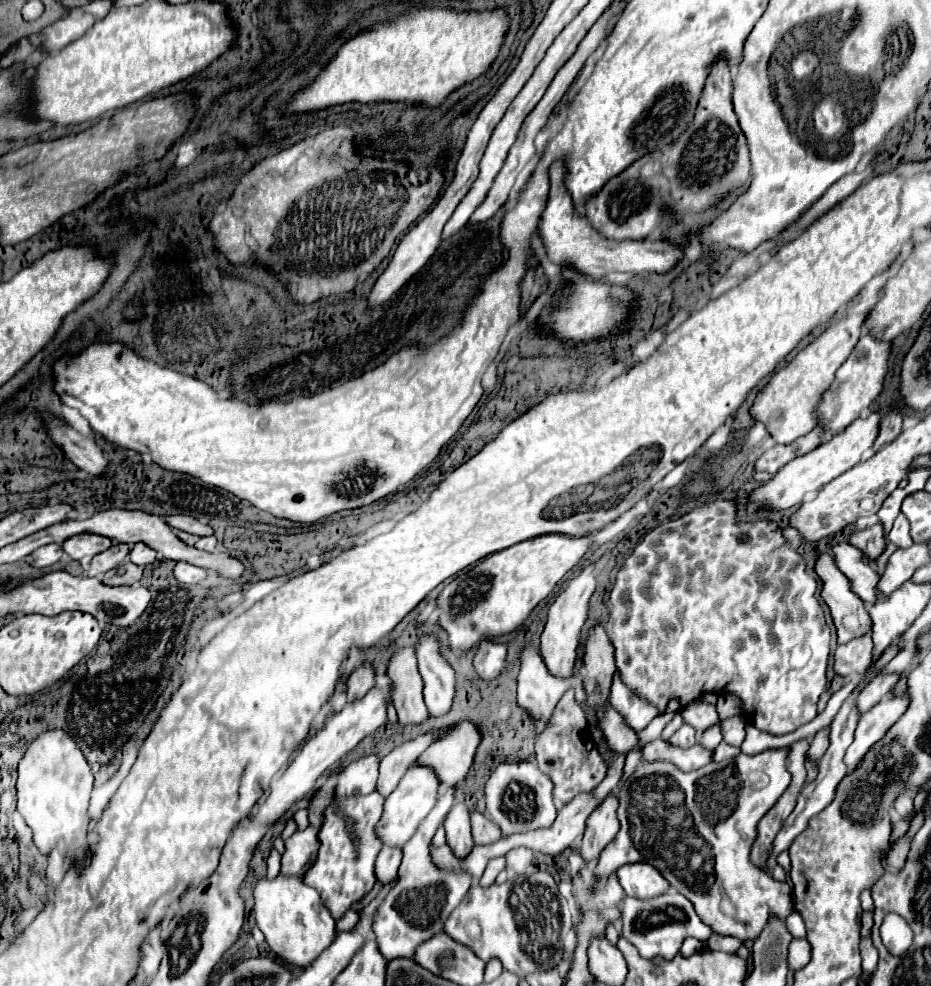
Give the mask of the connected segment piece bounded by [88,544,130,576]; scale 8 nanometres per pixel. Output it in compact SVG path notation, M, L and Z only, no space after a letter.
M114 544L110 546L108 550L96 554L90 562L90 568L88 568L88 576L100 576L112 568L118 568L118 564L122 564L122 560L128 556L130 552L130 546L126 544Z

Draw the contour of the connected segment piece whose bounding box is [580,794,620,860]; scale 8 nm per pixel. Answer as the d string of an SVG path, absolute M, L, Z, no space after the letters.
M608 794L602 804L588 816L586 820L586 832L582 840L582 858L584 860L594 860L600 856L602 848L614 840L618 834L618 818L616 818L616 808L618 808L618 798L614 794Z

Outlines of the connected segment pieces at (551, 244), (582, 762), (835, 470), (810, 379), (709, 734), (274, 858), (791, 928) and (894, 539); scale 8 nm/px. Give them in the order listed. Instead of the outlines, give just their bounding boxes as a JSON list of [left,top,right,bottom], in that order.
[[540,162,686,280],[536,690,608,804],[752,412,882,510],[750,314,866,444],[700,724,722,748],[268,850,280,880],[786,912,806,938],[888,514,914,548]]

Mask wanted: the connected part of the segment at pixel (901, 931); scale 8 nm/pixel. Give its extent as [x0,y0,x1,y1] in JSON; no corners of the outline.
[880,914,912,956]

